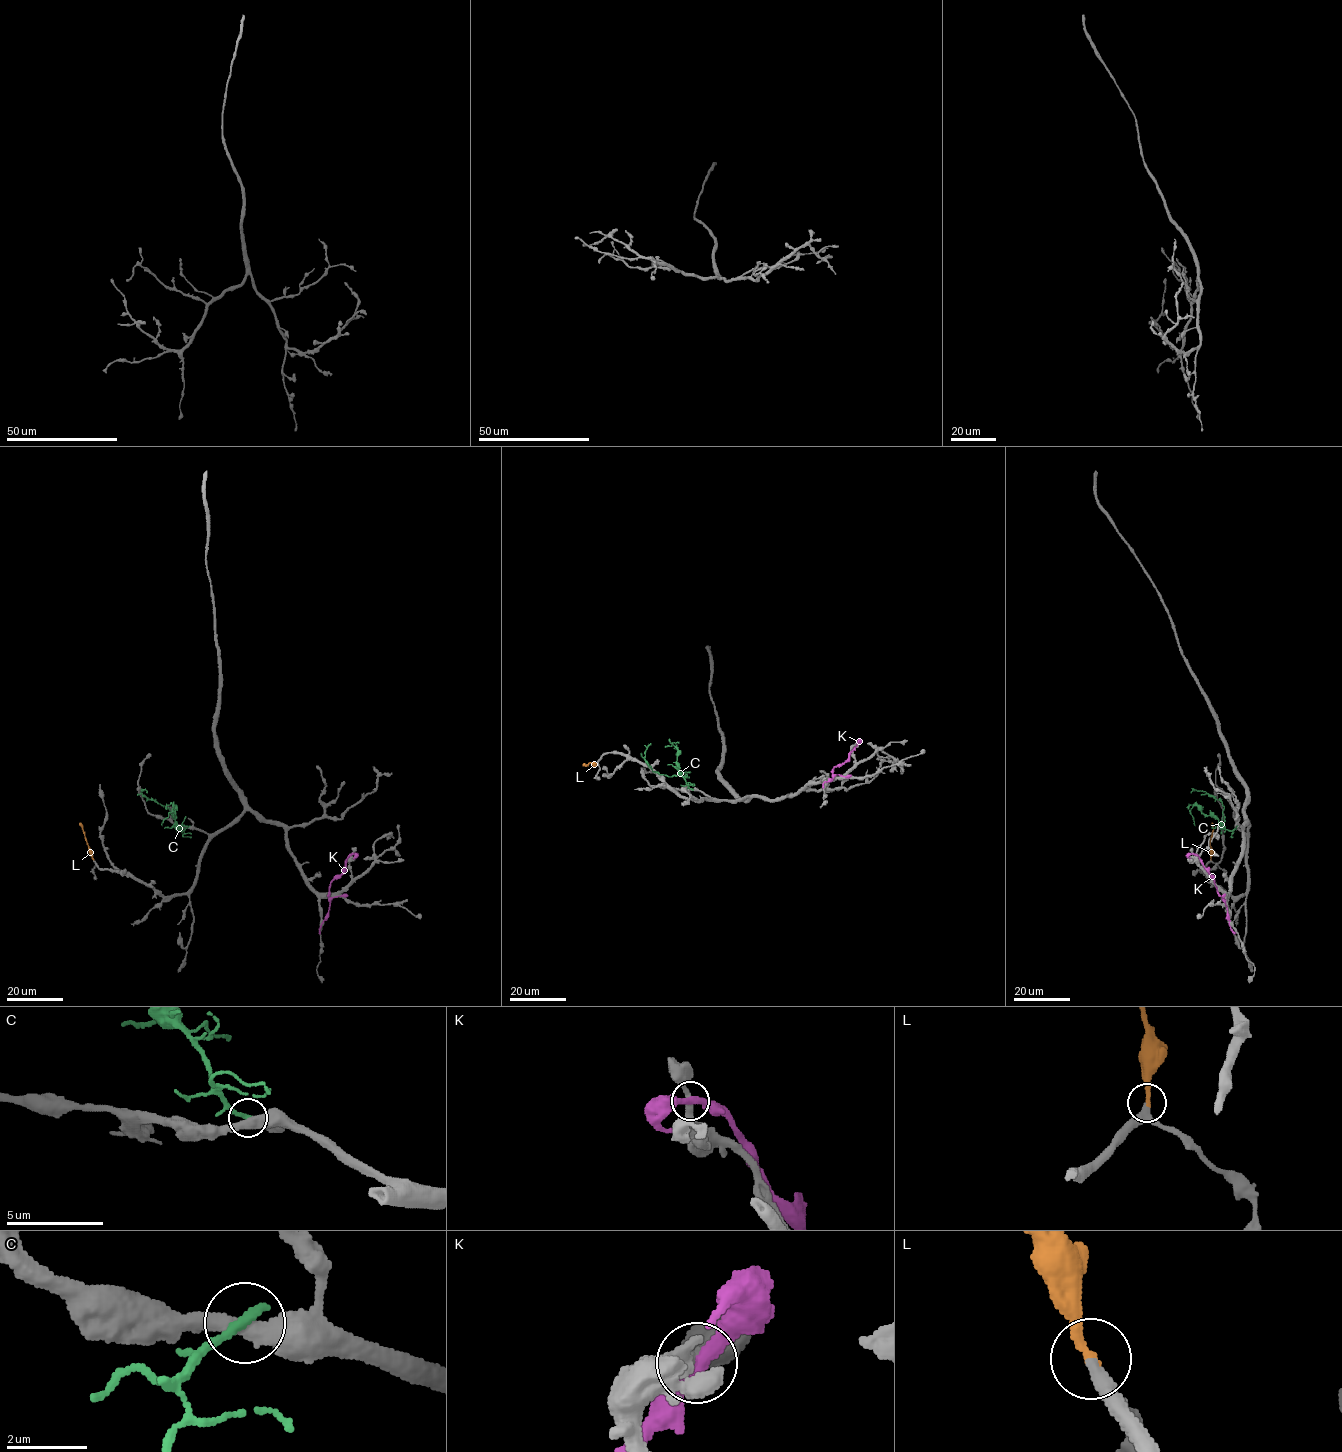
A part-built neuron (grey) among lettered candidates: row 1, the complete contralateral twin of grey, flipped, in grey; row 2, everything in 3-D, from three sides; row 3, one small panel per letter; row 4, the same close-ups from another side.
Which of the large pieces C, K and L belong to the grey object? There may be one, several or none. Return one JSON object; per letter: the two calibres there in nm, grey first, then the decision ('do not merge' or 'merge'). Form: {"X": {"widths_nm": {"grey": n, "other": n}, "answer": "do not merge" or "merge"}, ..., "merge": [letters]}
{"C": {"widths_nm": {"grey": 460, "other": 280}, "answer": "do not merge"}, "K": {"widths_nm": {"grey": 280, "other": 360}, "answer": "do not merge"}, "L": {"widths_nm": {"grey": 260, "other": 280}, "answer": "merge"}, "merge": ["L"]}

